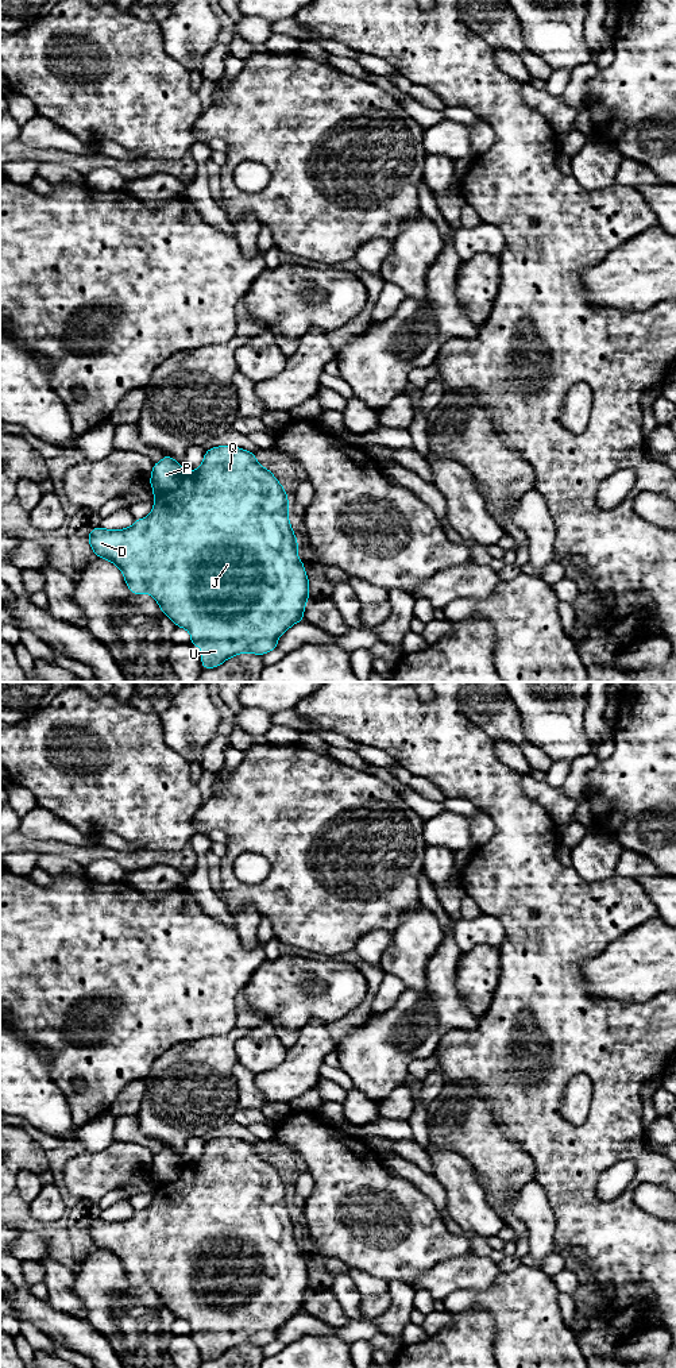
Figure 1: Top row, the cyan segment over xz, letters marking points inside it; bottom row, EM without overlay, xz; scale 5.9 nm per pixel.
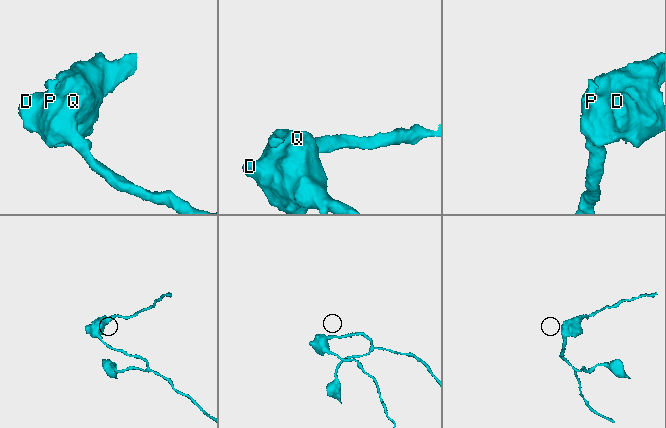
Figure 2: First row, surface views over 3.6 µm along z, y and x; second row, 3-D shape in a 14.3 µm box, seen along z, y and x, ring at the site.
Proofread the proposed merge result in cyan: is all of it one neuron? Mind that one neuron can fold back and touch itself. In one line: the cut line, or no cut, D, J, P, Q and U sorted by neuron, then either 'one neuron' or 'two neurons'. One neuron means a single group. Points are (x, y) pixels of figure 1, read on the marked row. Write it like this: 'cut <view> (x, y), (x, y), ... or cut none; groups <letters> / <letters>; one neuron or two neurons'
cut xz (185, 473), (174, 488), (154, 493); groups D J Q U / P; two neurons

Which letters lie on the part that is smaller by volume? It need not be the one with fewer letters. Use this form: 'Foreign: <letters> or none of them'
Foreign: P

